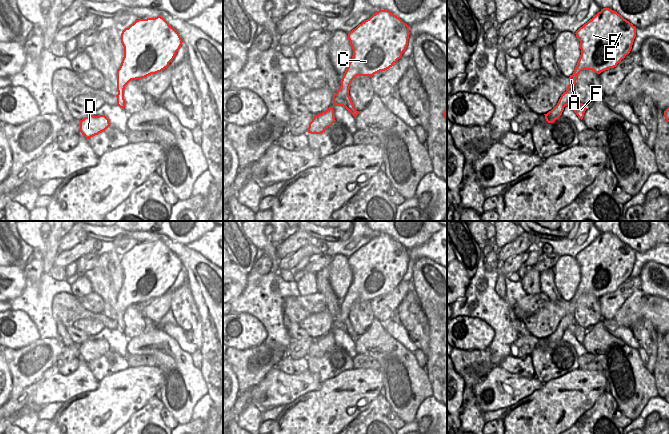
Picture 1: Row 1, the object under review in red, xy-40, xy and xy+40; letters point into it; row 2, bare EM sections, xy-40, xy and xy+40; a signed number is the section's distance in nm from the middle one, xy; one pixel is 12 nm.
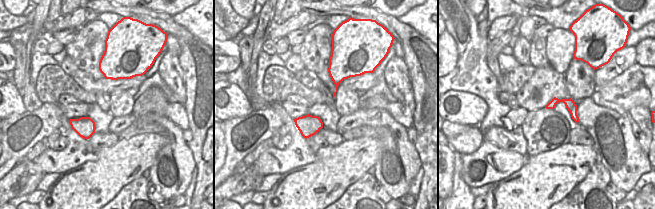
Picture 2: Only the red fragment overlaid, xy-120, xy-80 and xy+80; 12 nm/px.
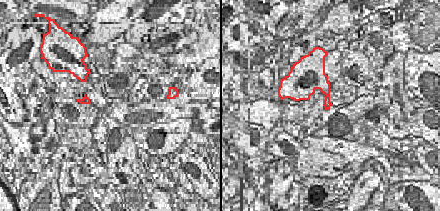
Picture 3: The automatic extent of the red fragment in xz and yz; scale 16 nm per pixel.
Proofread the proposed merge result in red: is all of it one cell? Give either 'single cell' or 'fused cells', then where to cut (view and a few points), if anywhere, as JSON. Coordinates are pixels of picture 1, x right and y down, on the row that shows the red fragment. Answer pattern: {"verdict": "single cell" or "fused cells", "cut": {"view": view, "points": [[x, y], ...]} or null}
{"verdict": "fused cells", "cut": {"view": "xy", "points": [[340, 88], [341, 104]]}}

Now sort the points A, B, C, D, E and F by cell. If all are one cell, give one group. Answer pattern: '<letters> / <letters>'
A B C E / D F

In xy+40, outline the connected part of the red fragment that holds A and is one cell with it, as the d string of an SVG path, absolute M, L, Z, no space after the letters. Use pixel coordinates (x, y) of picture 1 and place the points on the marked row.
M603 8L580 27L575 34L580 41L581 55L573 74L569 77L569 85L566 91L572 90L576 83L577 75L582 70L592 70L600 74L605 70L616 67L630 53L636 37L636 27L617 12L609 8Z

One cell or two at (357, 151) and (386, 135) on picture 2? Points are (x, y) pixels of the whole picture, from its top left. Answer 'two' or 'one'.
two

